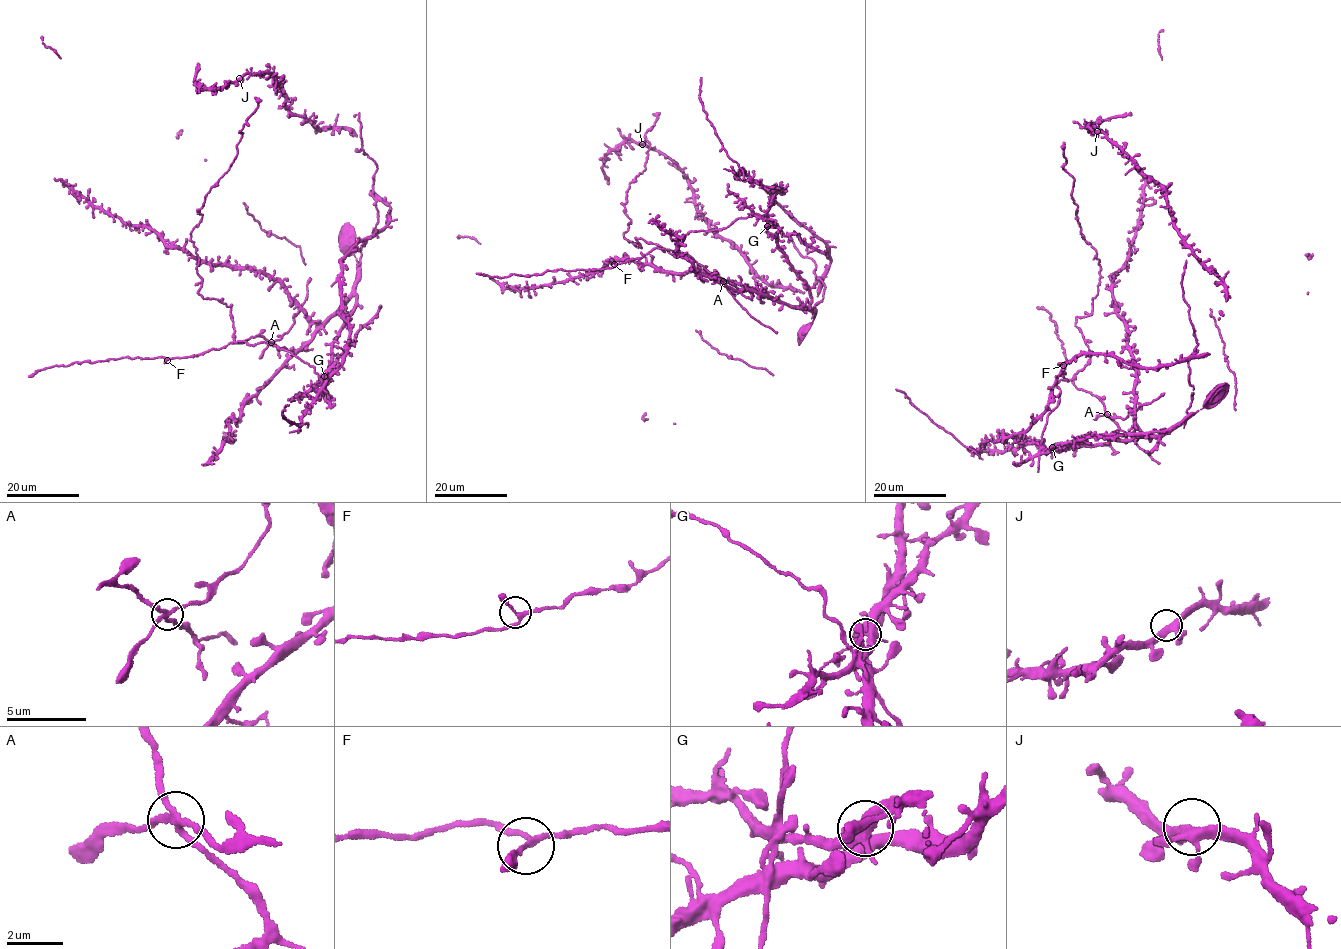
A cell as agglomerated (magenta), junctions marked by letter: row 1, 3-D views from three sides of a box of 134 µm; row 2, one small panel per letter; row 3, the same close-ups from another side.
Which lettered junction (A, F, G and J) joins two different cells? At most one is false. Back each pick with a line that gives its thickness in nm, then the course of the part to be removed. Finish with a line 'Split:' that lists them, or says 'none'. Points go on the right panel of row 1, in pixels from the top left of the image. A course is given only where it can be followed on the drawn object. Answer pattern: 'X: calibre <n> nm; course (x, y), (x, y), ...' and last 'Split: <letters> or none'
A: calibre 200 nm; course (1107, 414), (1122, 419), (1128, 412), (1164, 393)
Split: A

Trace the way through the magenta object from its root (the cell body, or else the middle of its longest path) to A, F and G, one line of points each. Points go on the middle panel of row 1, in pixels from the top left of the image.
A: (743, 218), (767, 221), (810, 302), (796, 308), (723, 281)
F: (743, 218), (767, 221), (807, 287), (808, 306), (740, 290), (682, 252), (654, 248), (614, 264)
G: (743, 218), (759, 215), (767, 226)

